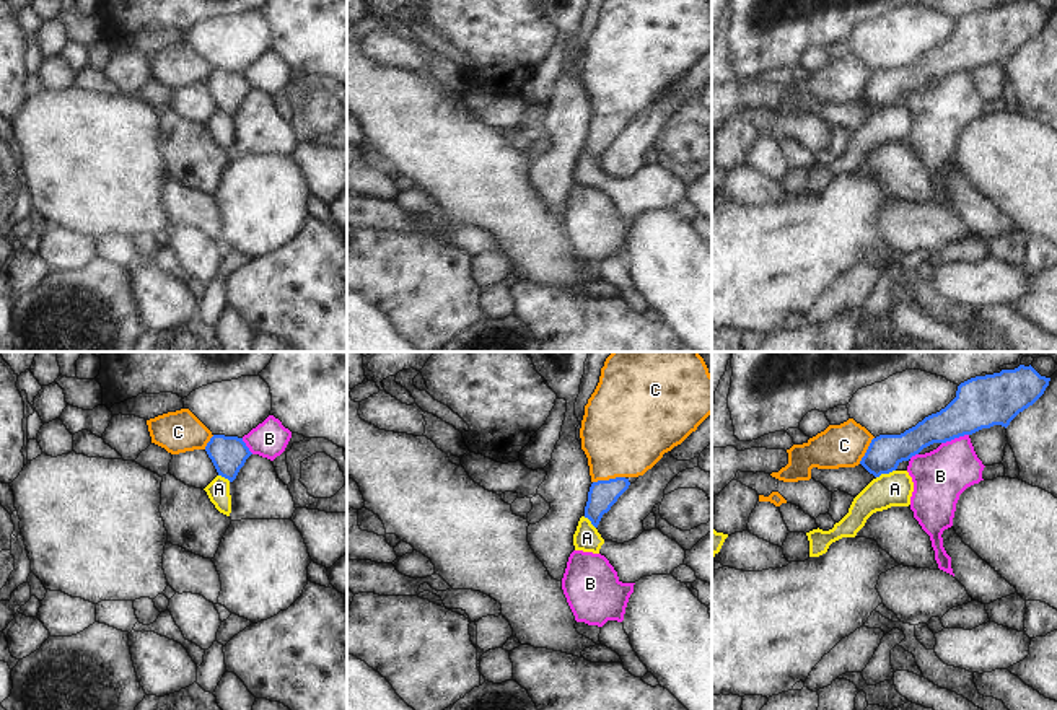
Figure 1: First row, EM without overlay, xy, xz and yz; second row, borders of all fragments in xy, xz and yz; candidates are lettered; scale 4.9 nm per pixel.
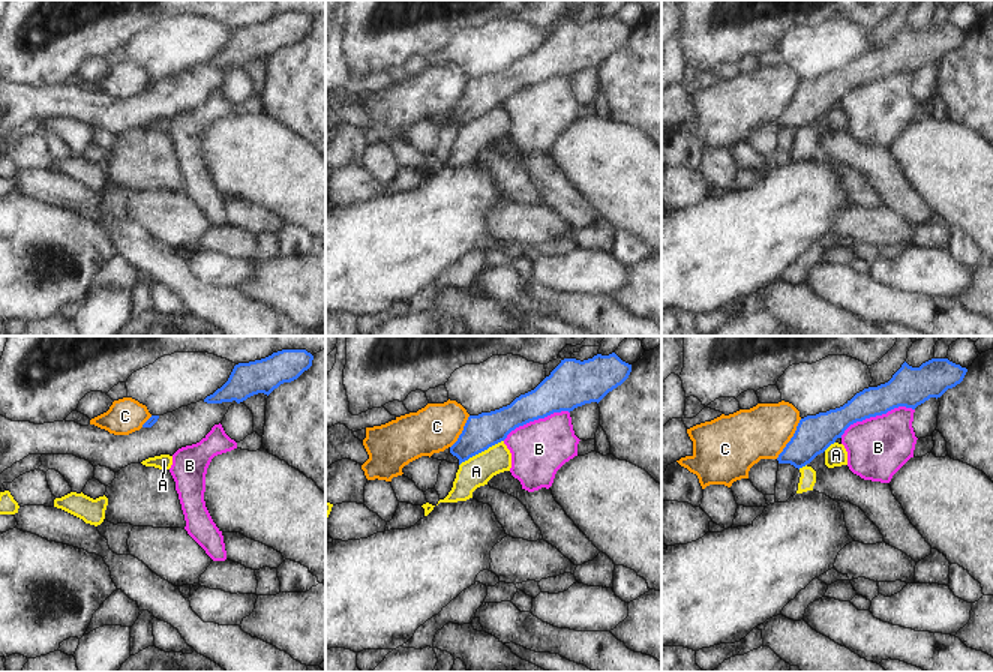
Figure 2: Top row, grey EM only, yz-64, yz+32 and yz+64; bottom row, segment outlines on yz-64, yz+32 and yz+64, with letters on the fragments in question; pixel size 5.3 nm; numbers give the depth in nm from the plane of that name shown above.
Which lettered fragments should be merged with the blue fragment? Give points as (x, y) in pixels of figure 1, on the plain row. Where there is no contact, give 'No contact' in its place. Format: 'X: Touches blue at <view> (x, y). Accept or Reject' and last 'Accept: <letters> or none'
A: Touches blue at yz (885, 108). Reject
B: Touches blue at yz (955, 72). Reject
C: Touches blue at xz (609, 114). Reject
Accept: none

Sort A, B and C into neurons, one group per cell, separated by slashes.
A / B / C

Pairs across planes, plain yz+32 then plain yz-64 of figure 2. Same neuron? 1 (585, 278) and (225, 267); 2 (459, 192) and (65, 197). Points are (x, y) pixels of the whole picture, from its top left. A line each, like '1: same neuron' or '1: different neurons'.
1: same neuron
2: different neurons

